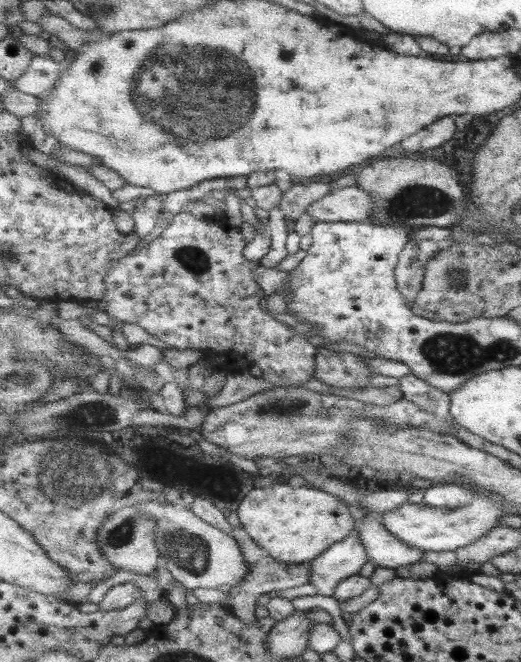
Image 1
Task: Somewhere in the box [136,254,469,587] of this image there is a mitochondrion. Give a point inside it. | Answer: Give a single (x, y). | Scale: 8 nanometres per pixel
(194, 552)

